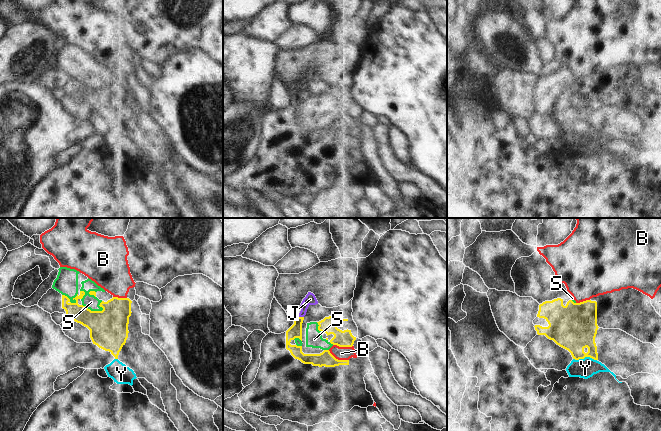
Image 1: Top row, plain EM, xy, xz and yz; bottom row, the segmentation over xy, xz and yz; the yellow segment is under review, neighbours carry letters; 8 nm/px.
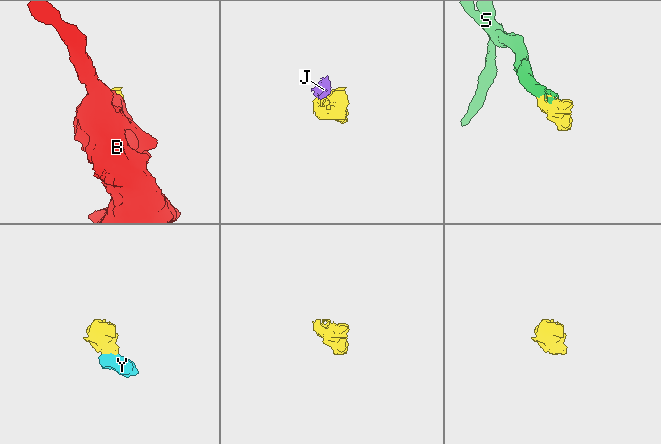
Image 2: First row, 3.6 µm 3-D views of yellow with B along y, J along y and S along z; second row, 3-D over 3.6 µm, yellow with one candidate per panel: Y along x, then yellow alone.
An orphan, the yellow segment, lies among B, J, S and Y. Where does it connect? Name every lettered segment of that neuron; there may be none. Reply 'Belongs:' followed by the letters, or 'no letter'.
Belongs: S.

